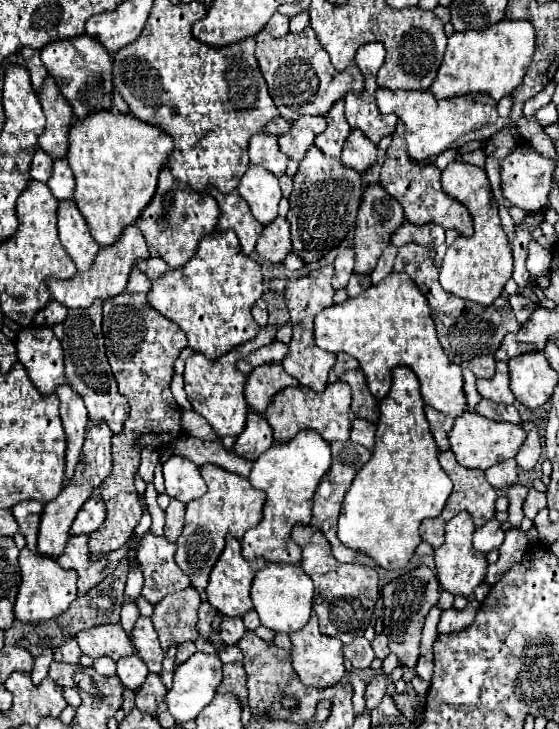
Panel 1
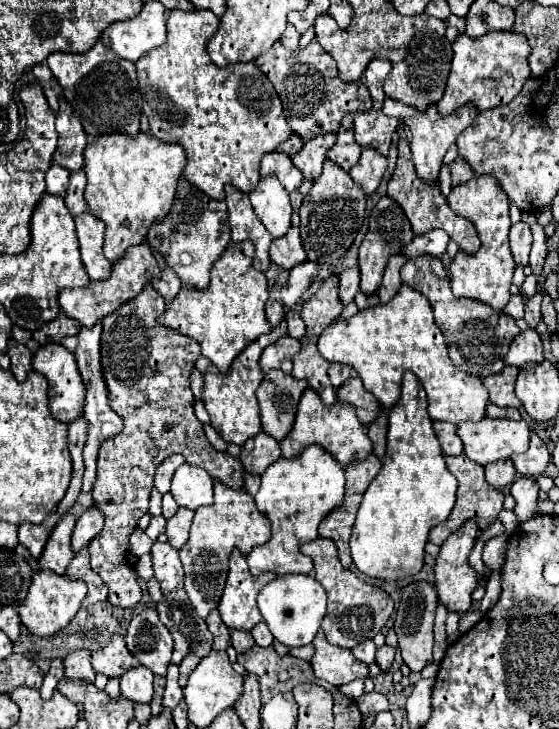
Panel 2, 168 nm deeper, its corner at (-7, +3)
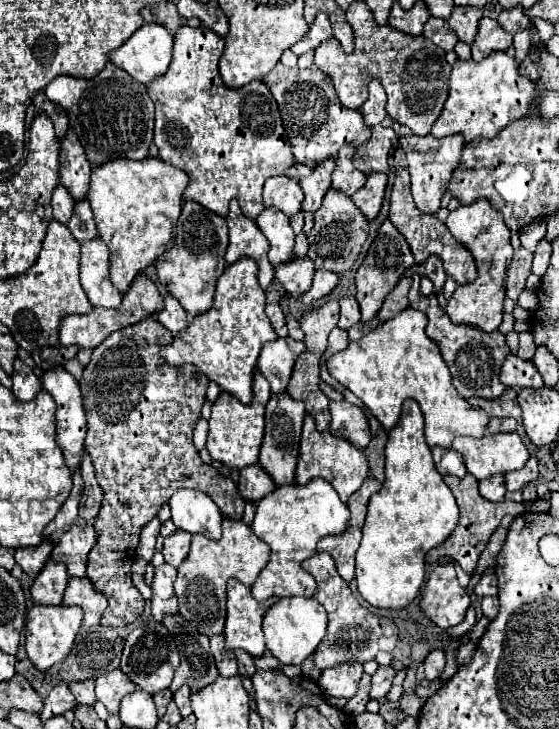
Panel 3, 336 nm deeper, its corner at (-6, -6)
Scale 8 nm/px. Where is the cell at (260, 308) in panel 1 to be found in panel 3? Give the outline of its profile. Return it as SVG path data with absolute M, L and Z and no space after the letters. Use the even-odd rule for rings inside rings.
M266 305L266 315L274 327L274 331L278 333L278 337L288 337L288 329L286 329L286 319L282 313L282 307L276 305Z

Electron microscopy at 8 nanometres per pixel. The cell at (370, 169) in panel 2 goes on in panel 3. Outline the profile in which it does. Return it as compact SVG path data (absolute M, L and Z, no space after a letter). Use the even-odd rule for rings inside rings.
M370 173L366 185L352 195L356 207L366 215L366 219L374 219L382 207L386 189L386 173Z

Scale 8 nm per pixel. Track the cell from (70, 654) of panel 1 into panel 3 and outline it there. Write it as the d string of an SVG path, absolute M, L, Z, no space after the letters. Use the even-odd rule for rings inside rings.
M86 679L86 681L72 681L68 683L74 699L82 705L94 705L96 695L94 695L94 679Z

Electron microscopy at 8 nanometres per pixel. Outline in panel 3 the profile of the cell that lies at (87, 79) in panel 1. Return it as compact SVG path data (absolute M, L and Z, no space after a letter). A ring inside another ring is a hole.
M108 61L106 67L90 81L66 75L56 77L46 85L44 93L66 111L70 127L76 131L86 157L94 167L116 157L148 157L148 145L152 143L154 129L154 103L146 93L146 85L138 85L134 77L118 69L112 61Z

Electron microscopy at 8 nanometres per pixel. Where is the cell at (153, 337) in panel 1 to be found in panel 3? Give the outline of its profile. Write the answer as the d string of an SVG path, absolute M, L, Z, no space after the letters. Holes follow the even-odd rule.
M144 317L138 325L128 325L118 333L112 333L98 345L92 353L92 361L84 367L84 375L80 379L80 389L84 397L84 411L88 417L88 435L86 435L86 451L92 457L96 479L104 491L102 507L98 517L94 519L94 529L98 533L98 541L88 553L88 569L86 575L94 581L96 589L100 589L108 599L108 609L102 615L102 625L128 625L134 623L144 611L144 597L130 581L130 565L136 559L136 545L142 527L156 517L162 503L168 503L170 495L180 487L190 487L204 491L214 499L220 507L222 515L240 519L244 511L244 501L238 497L238 487L232 477L224 477L212 465L206 465L198 449L192 441L192 431L196 421L200 419L200 409L206 399L208 379L194 365L166 365L160 355L160 347L172 341L172 333L162 329L154 317Z

